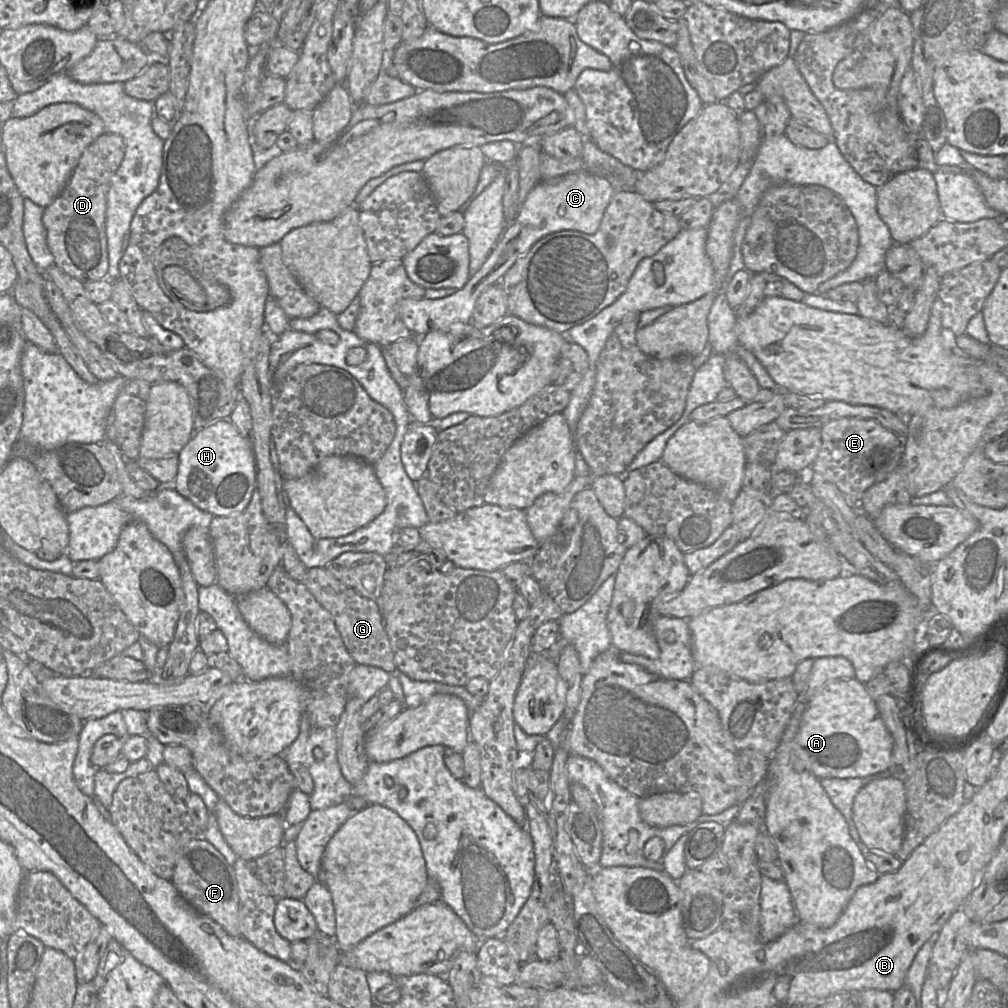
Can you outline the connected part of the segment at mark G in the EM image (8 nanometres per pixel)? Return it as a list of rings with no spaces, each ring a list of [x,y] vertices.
[[[325,567],[307,569],[301,583],[307,587],[319,604],[331,614],[344,645],[356,664],[373,665],[389,673],[395,670],[393,651],[376,600],[362,596],[335,578]]]

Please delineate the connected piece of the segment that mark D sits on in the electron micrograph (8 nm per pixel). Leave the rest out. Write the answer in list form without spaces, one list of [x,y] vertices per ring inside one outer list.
[[[104,132],[83,151],[61,194],[44,208],[42,222],[54,263],[81,281],[107,278],[109,261],[105,234],[107,193],[114,174],[123,160],[125,142],[115,133]]]

